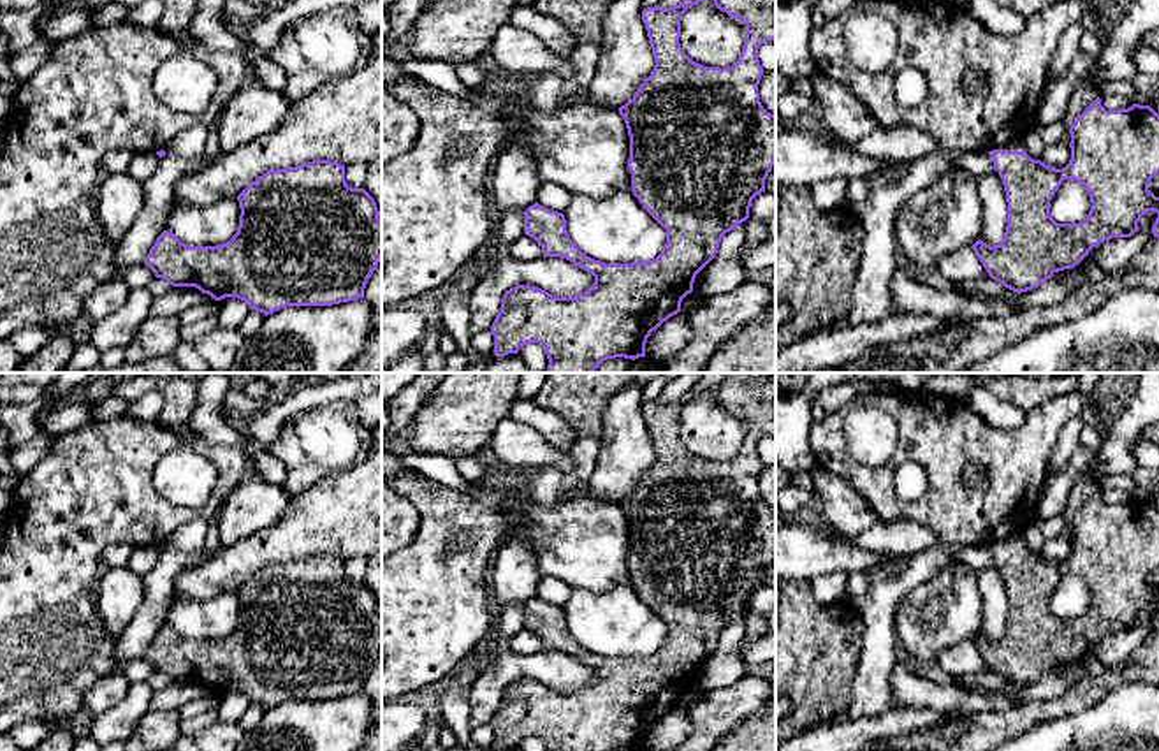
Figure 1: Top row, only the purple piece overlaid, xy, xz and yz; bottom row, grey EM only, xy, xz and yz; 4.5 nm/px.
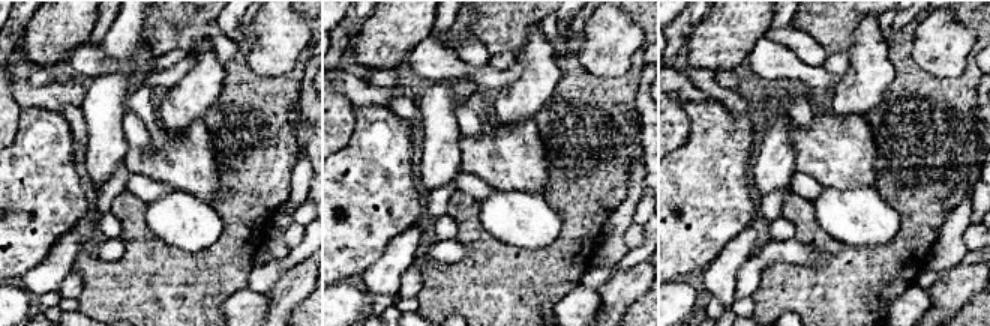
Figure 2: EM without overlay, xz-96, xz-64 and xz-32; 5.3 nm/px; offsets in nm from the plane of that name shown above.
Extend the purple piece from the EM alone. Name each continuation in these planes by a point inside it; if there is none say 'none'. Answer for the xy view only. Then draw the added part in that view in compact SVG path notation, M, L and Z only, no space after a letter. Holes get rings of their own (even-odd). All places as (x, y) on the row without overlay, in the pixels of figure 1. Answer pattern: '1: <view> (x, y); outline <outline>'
none

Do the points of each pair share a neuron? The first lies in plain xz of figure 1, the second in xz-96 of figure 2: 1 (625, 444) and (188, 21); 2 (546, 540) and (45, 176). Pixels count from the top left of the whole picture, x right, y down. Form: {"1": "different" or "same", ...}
{"1": "different", "2": "same"}

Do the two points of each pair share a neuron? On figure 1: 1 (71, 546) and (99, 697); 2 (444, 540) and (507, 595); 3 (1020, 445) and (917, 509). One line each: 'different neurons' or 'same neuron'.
1: different neurons
2: different neurons
3: same neuron

